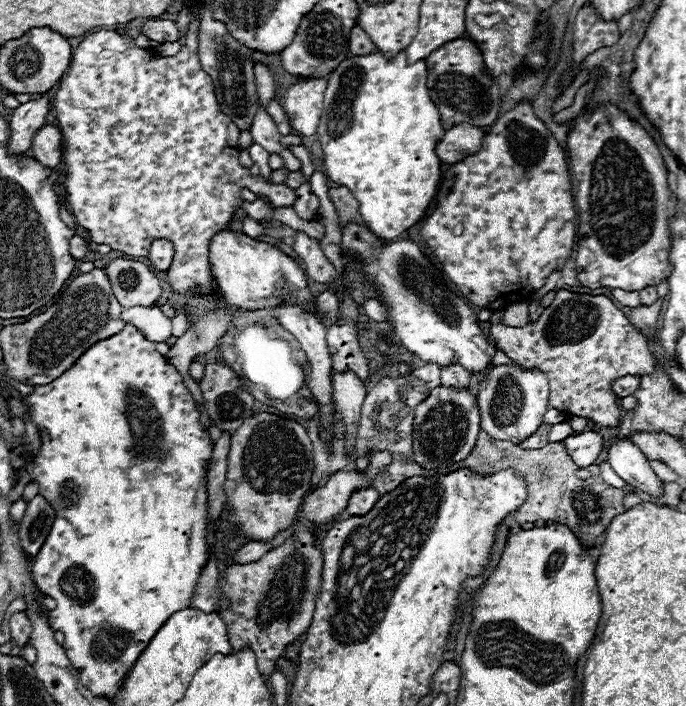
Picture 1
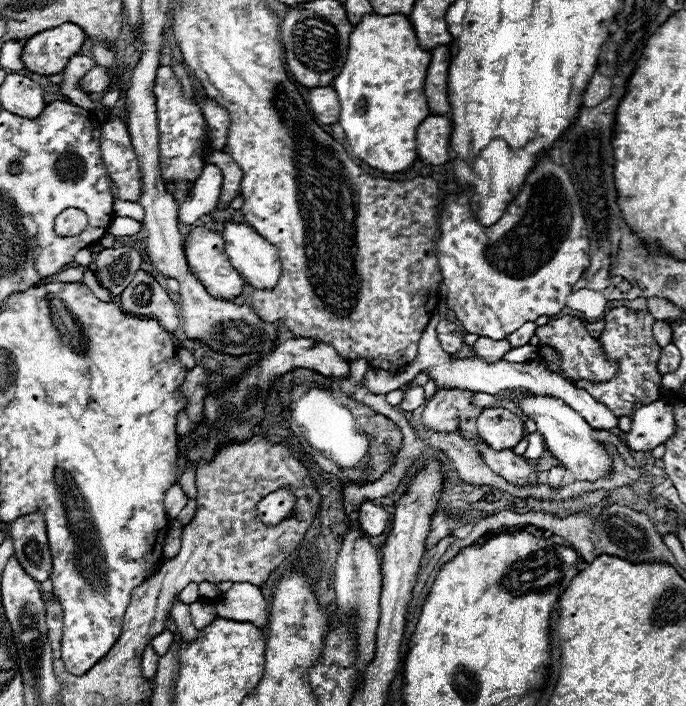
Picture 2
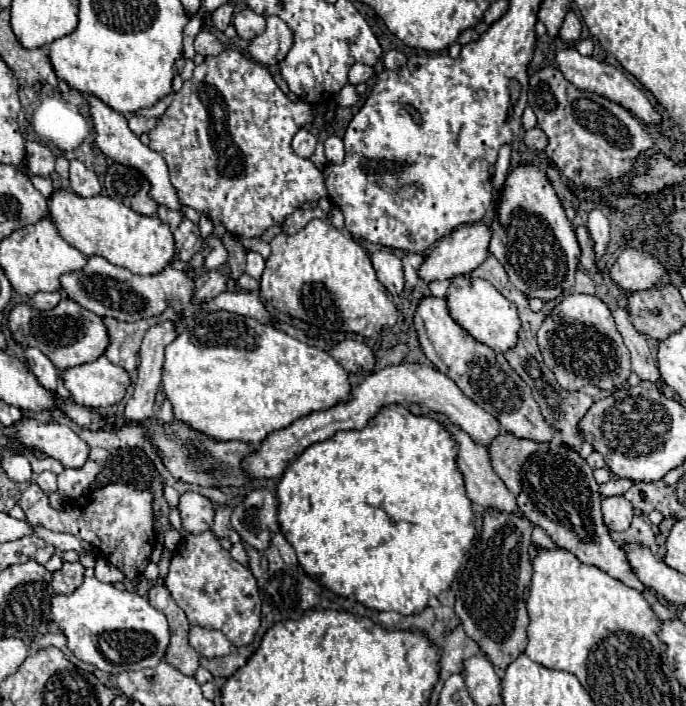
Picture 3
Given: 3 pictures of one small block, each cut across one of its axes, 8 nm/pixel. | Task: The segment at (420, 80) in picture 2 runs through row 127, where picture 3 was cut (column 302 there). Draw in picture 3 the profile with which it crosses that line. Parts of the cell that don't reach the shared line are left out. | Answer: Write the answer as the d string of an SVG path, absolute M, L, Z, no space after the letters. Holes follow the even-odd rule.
M204 312L184 320L176 340L166 346L162 386L174 406L174 418L210 434L210 438L254 444L264 442L276 430L288 428L298 418L352 400L346 370L324 350L308 346L274 326L230 312Z

